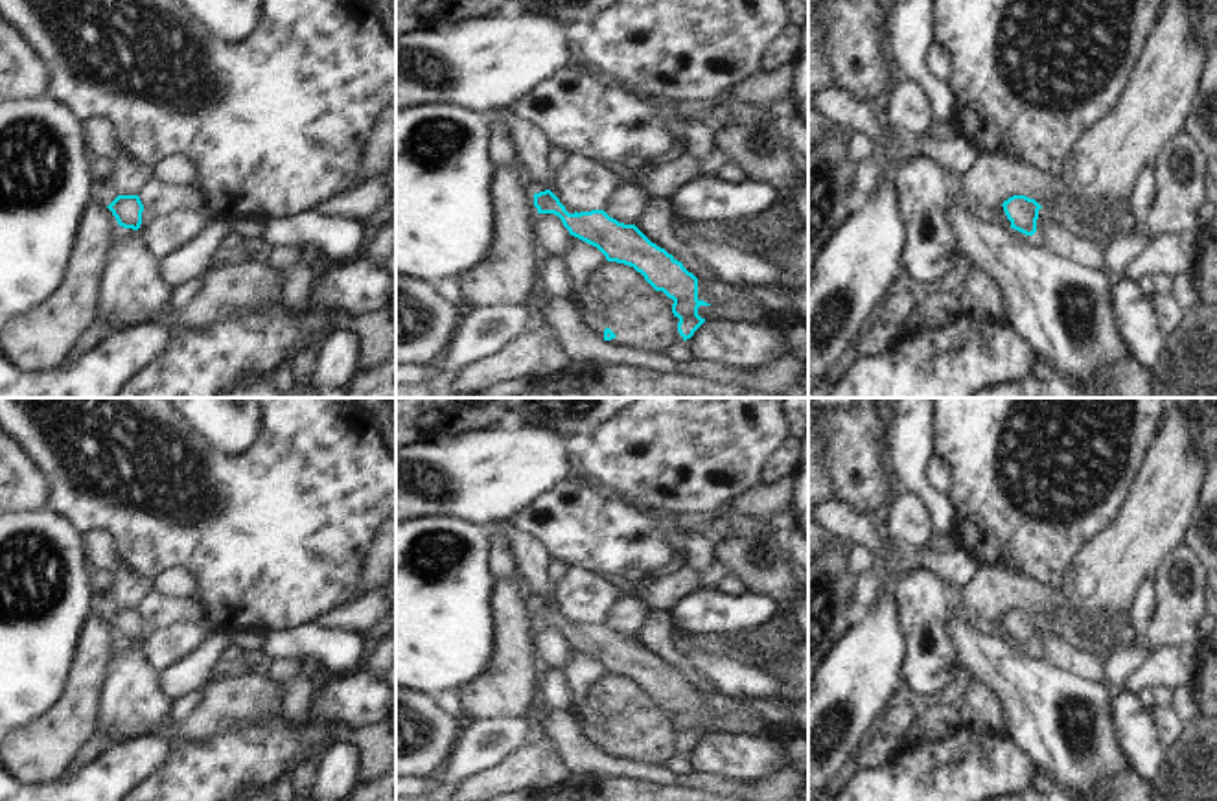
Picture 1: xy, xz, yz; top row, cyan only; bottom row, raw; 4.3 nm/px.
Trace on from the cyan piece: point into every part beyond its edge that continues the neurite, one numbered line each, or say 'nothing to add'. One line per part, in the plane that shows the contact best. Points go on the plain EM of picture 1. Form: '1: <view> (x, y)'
1: xy (104, 603)

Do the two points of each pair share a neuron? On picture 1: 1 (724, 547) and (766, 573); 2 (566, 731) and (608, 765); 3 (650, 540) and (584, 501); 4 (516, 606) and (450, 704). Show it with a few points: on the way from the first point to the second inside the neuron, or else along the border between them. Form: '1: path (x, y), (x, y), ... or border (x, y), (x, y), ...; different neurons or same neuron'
1: path (735, 553), (741, 553), (755, 566); same neuron
2: path (575, 742), (597, 763); same neuron
3: path (636, 529), (612, 529), (601, 518); same neuron
4: border (455, 691), (464, 717); different neurons

